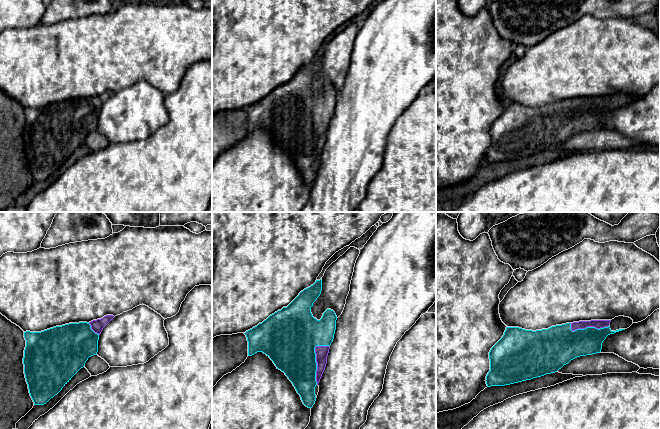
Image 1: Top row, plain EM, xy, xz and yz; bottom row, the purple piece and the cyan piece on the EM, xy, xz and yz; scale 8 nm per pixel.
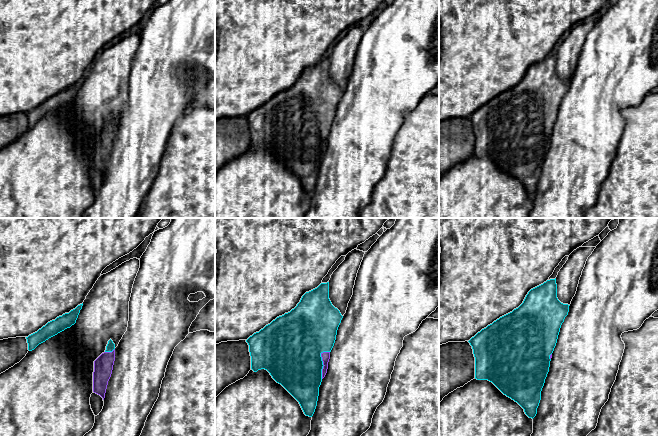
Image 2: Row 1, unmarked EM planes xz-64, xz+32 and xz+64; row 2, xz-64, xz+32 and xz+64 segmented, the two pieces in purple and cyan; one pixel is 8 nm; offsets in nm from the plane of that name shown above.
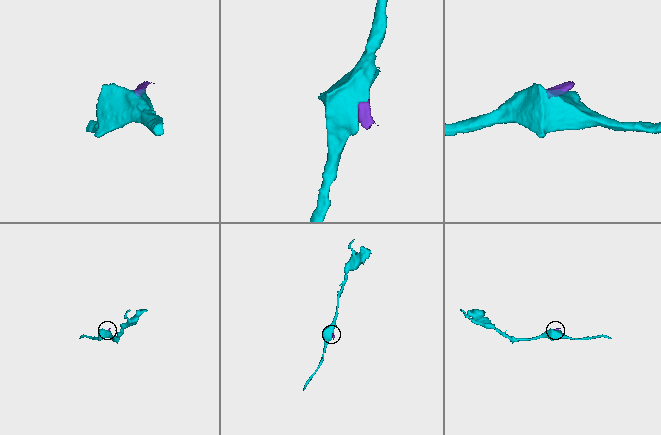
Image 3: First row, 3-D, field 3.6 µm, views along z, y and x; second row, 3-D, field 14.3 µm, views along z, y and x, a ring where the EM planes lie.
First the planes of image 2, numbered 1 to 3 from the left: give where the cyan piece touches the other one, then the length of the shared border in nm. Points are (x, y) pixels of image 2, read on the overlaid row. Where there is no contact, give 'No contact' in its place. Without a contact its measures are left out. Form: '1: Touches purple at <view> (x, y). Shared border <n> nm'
1: Touches purple at xz-64 (109, 352). Shared border 90 nm
2: Touches purple at xz+32 (323, 362). Shared border 240 nm
3: Touches purple at xz+64 (550, 356). Shared border 60 nm

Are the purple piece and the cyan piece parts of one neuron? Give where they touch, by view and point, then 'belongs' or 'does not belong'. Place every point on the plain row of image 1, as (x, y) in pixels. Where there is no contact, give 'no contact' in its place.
contact xz (316, 135); belongs

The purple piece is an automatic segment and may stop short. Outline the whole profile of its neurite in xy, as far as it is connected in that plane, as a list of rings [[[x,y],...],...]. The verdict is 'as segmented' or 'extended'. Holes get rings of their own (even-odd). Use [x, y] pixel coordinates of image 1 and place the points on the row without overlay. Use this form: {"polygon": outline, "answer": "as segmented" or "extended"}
{"polygon": [[[106,91],[89,99],[69,99],[41,108],[24,108],[24,150],[34,181],[46,180],[85,142],[89,133],[97,131],[99,111],[113,94],[113,91]]], "answer": "extended"}

